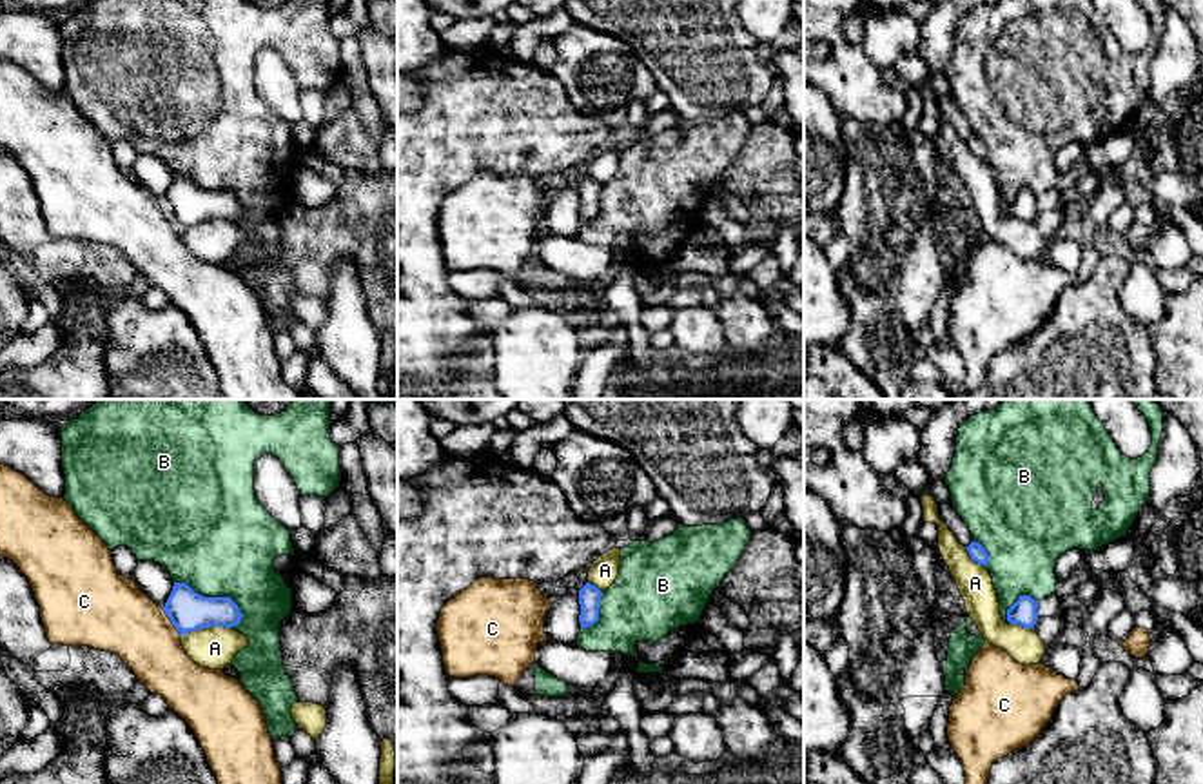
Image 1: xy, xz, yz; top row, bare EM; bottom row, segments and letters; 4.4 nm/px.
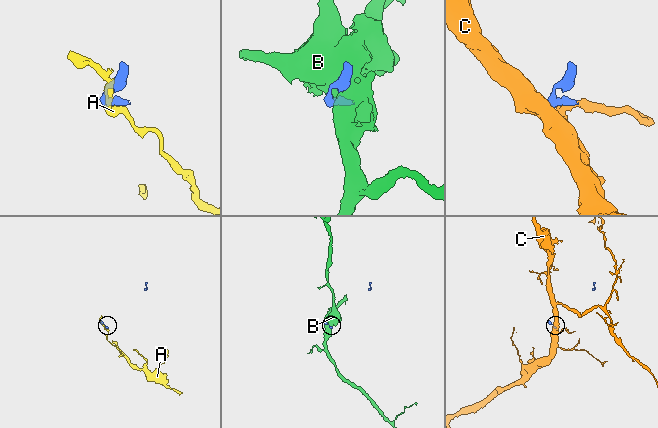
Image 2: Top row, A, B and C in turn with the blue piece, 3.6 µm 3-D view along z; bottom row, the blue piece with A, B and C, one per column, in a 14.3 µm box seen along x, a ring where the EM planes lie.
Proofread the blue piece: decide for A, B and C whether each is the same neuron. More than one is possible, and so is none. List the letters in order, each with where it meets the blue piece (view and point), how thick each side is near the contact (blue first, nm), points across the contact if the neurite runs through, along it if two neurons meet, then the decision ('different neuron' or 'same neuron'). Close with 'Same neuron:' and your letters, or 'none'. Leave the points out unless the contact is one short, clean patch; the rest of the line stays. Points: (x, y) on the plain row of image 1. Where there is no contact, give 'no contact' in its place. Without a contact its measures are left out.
A: contact xy (205, 220); calibres 180 and 190 nm; different neuron
B: contact xy (215, 191); calibres 180 and 480 nm; same neuron
C: contact xy (171, 215); calibres 180 and 320 nm; border xy (162, 202), (180, 229); different neuron
Same neuron: B

